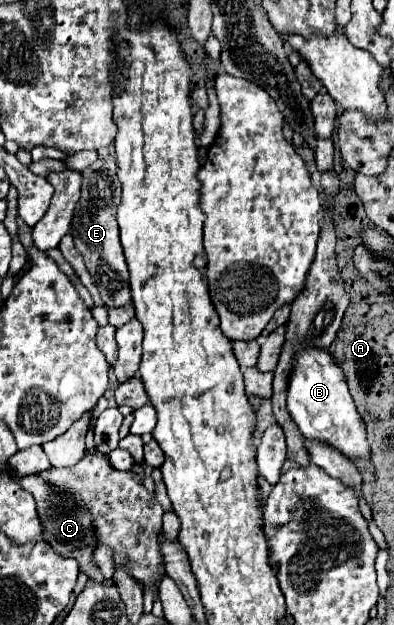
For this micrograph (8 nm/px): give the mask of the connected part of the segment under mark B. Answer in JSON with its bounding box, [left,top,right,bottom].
[287,348,371,462]

